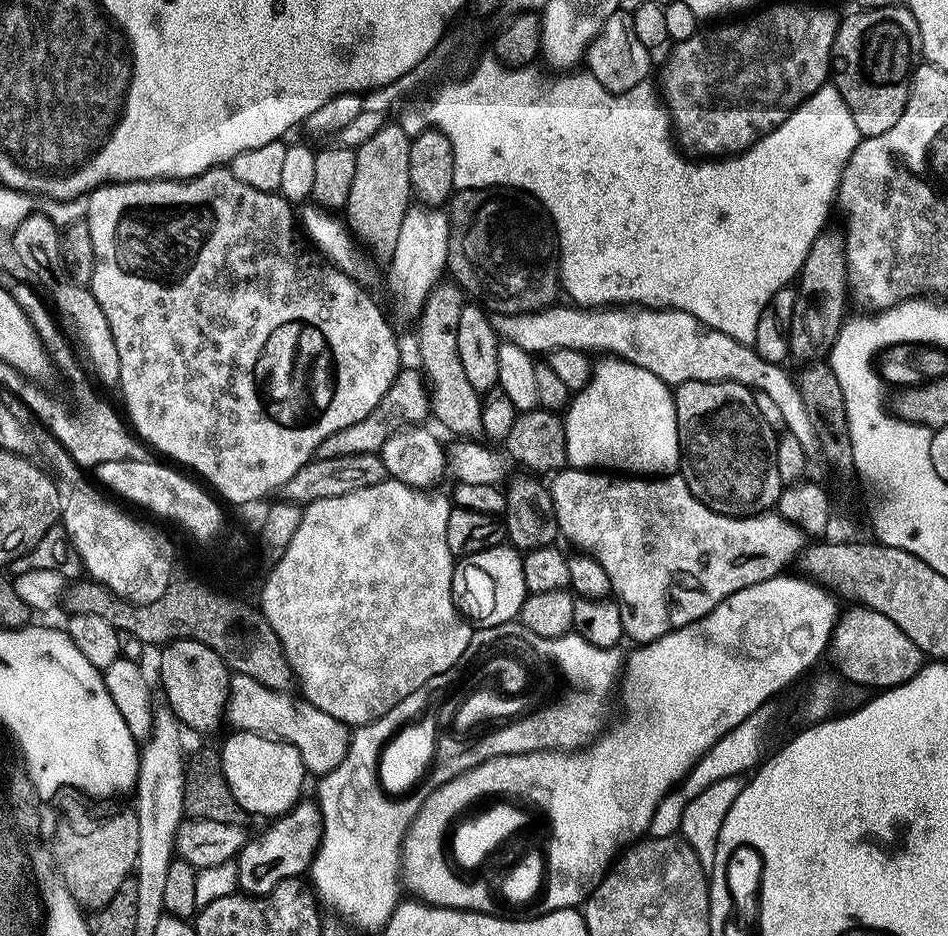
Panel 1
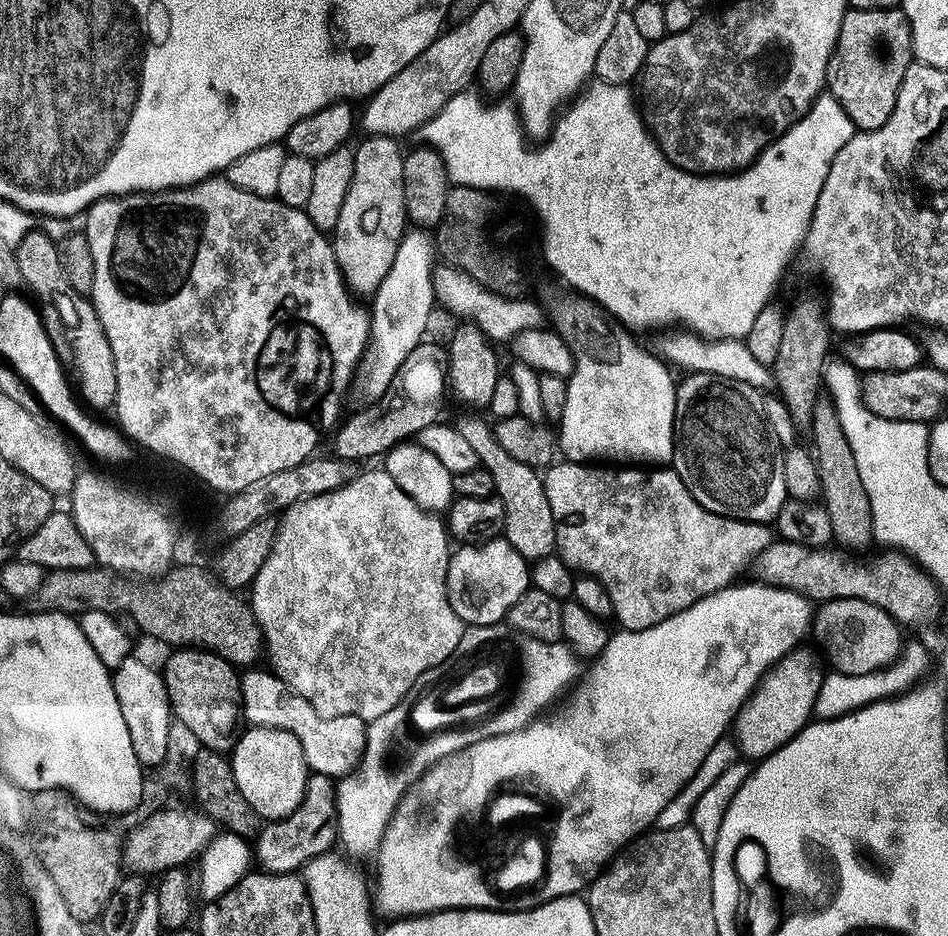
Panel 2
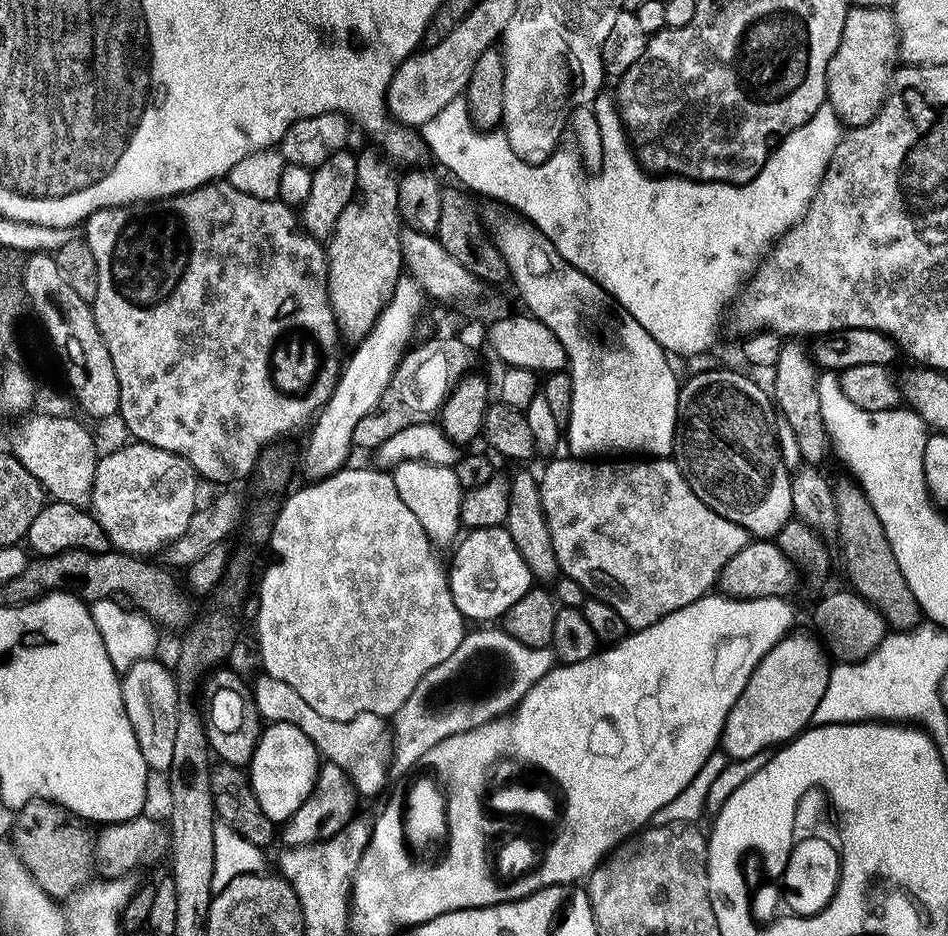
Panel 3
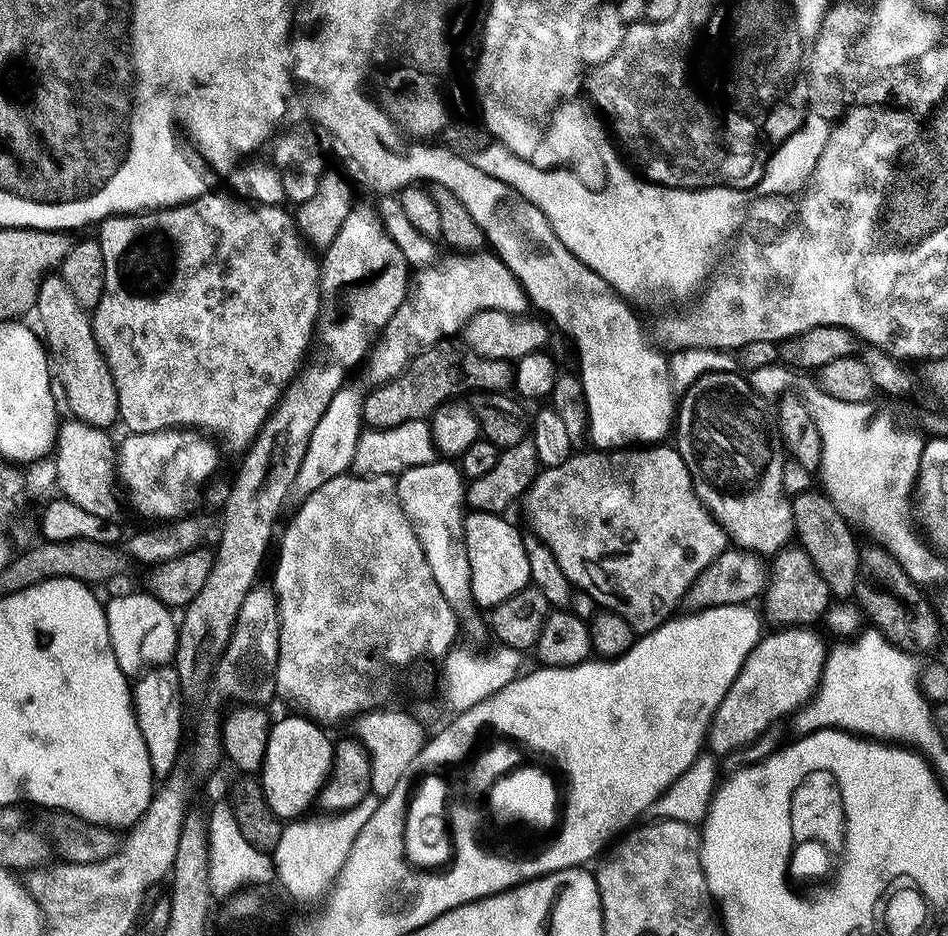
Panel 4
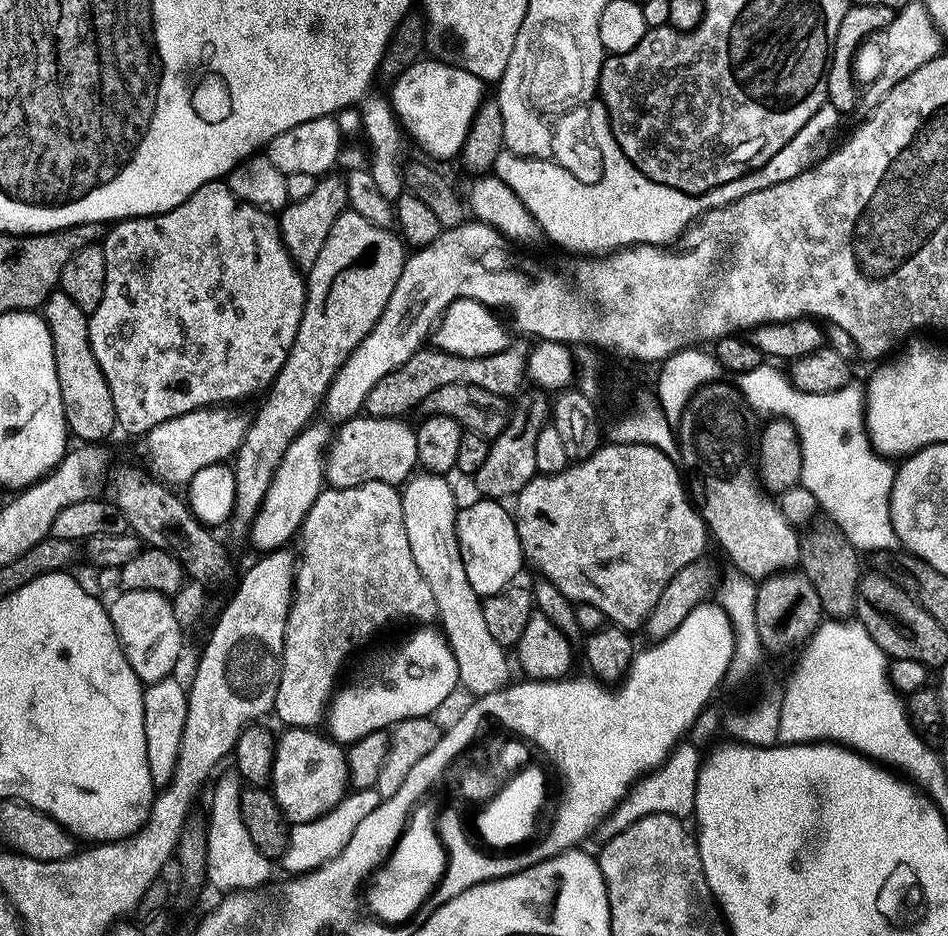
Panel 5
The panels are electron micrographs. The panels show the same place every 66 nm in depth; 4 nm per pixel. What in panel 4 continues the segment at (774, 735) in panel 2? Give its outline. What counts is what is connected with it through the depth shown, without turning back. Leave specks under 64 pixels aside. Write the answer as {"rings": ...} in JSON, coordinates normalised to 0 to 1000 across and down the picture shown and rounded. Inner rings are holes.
{"rings":[[[829,669],[827,673],[810,676],[803,681],[795,694],[788,701],[783,716],[776,721],[770,737],[758,751],[754,760],[744,796],[750,807],[757,810],[766,810],[774,802],[786,800],[789,795],[804,785],[819,769],[830,765],[834,766],[844,756],[853,750],[866,726],[869,709],[873,698],[866,682],[859,675],[850,672],[850,669]]]}

